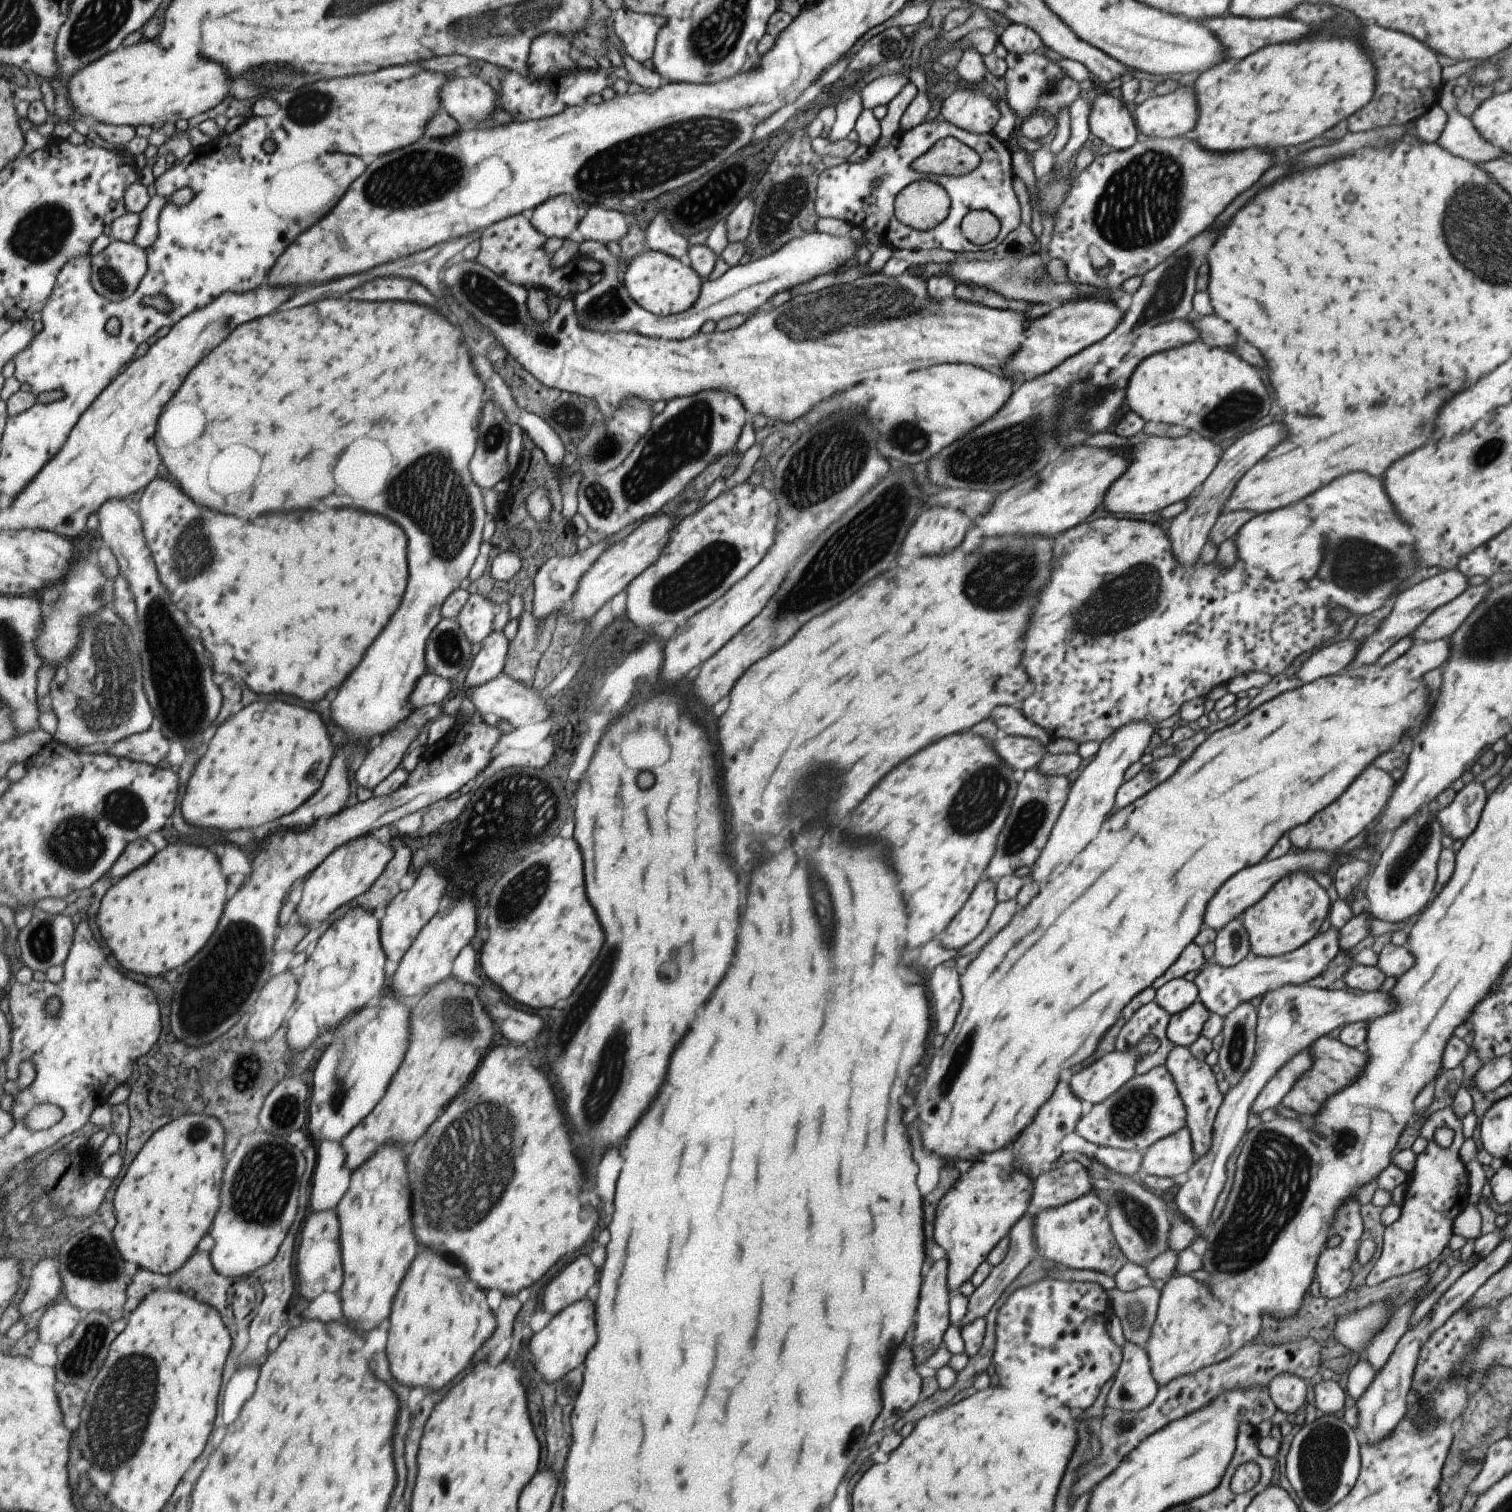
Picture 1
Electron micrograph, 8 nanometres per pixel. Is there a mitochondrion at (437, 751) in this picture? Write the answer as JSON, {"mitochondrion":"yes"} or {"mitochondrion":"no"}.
{"mitochondrion":"no"}

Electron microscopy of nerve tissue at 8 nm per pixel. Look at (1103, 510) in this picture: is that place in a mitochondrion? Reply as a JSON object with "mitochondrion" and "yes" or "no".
{"mitochondrion":"no"}

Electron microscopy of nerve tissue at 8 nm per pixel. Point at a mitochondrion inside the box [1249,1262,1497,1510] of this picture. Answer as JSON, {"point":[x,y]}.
{"point":[1322,1452]}

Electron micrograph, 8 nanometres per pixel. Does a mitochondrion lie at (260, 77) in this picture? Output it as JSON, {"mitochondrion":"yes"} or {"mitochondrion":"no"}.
{"mitochondrion":"yes"}

